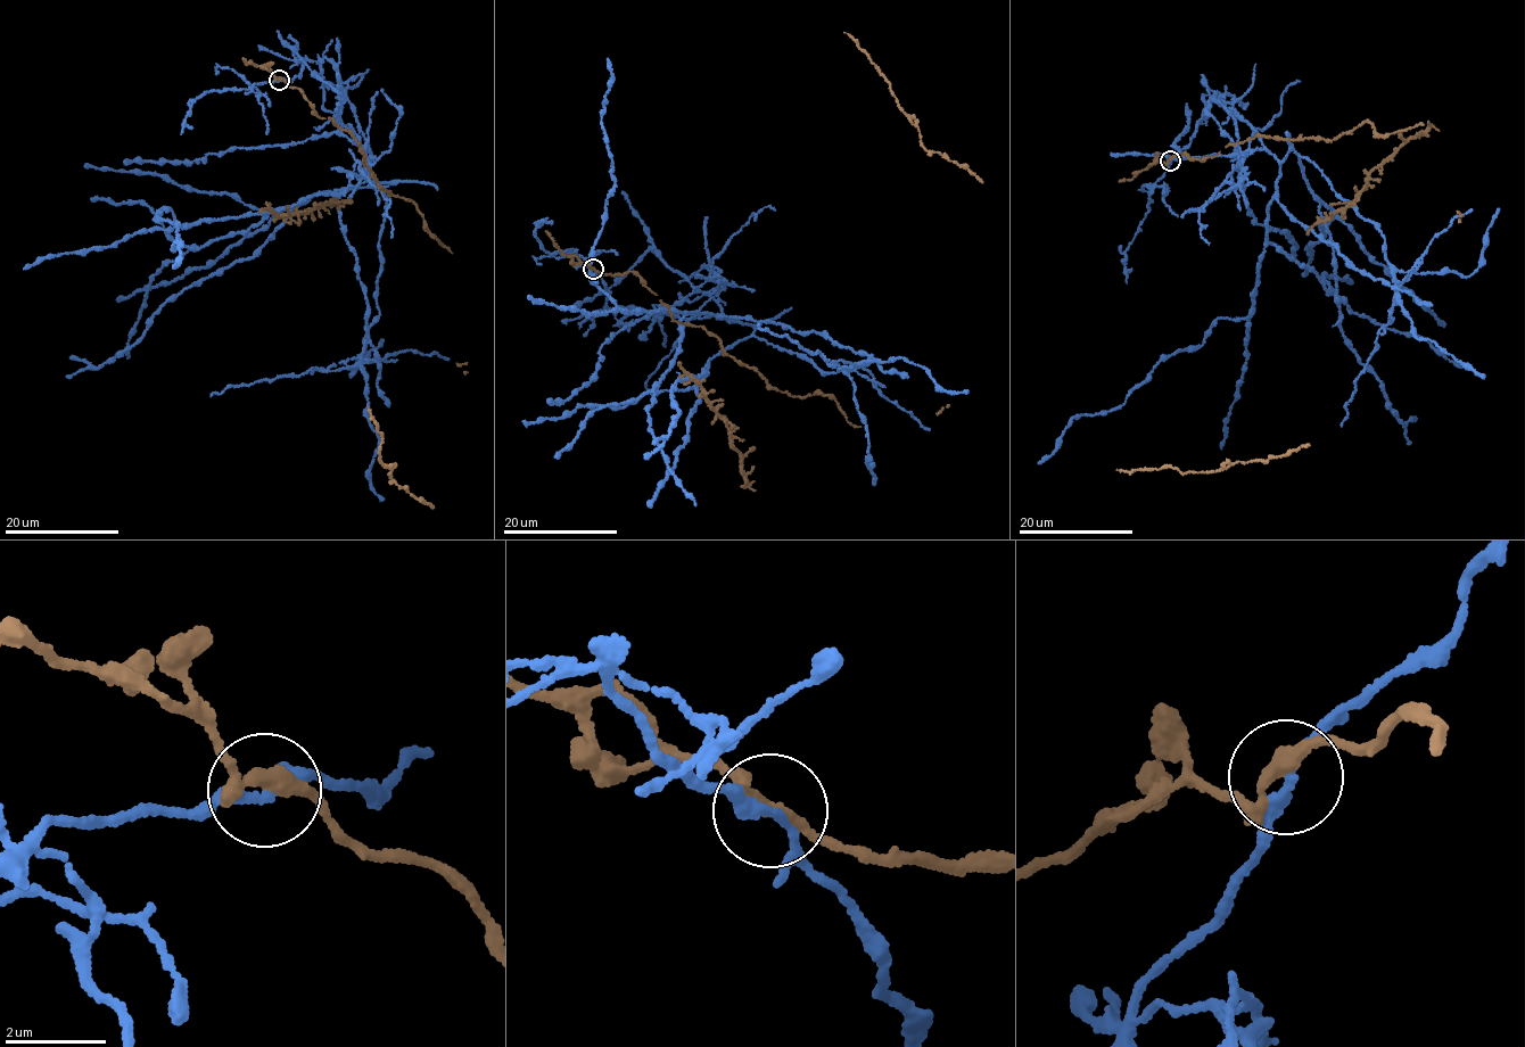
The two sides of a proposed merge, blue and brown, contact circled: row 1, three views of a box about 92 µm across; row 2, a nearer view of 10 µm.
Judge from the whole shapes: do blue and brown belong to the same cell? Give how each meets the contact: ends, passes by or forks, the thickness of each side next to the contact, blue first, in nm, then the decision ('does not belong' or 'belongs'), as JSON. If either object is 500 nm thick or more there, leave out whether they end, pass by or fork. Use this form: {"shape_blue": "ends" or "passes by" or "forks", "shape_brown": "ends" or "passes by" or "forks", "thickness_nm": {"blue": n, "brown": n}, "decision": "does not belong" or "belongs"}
{"shape_blue": "passes by", "shape_brown": "passes by", "thickness_nm": {"blue": 200, "brown": 240}, "decision": "does not belong"}

